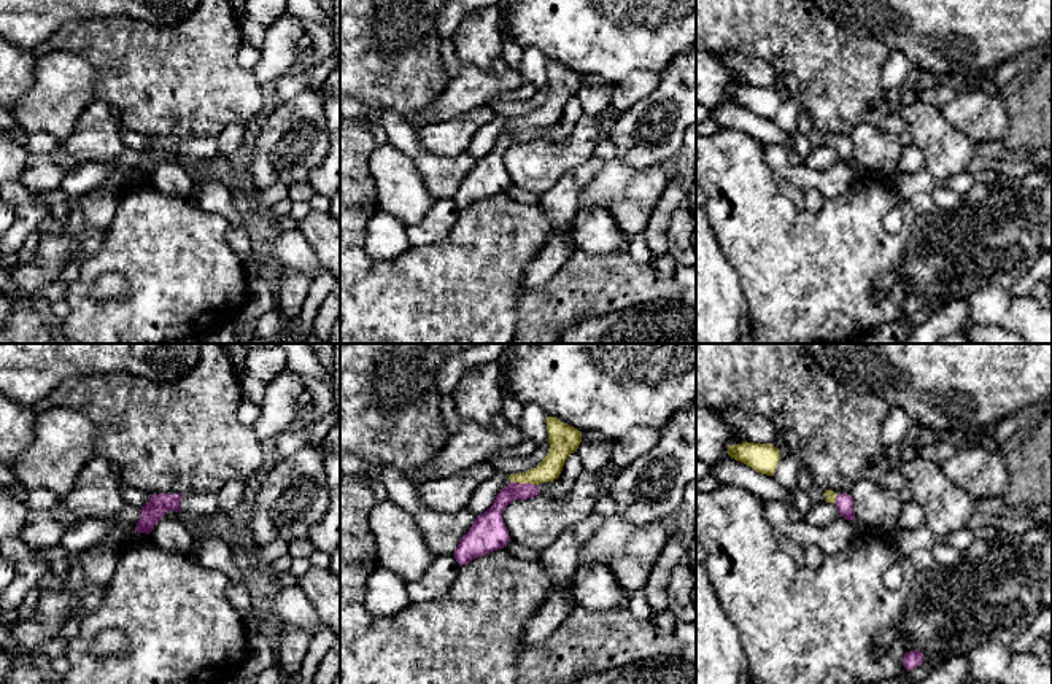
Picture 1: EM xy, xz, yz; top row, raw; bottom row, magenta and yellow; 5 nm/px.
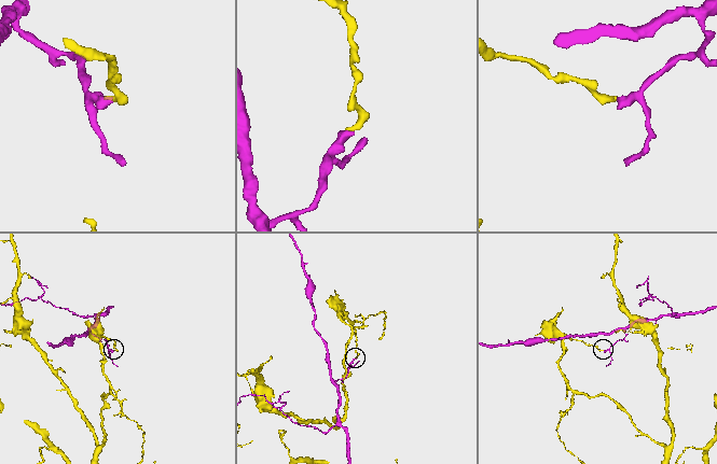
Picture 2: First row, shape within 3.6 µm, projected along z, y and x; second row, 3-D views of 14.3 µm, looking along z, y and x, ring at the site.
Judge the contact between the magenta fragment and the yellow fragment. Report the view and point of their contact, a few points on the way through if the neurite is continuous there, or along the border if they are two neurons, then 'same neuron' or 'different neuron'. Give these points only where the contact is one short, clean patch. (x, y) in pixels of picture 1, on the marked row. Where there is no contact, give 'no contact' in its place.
xz (525, 484) | across xz (491, 520), (498, 506), (525, 484), (550, 468) | same neuron

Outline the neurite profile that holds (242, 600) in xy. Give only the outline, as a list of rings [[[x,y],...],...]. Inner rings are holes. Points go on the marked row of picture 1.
[[[230,579],[227,593],[245,625],[251,624],[256,616],[256,598],[249,593],[248,587],[235,579]]]

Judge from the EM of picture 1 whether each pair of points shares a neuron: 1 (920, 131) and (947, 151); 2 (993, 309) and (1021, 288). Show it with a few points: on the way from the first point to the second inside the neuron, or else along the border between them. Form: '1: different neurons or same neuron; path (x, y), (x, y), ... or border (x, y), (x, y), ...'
1: same neuron; path (927, 134), (941, 148)
2: different neurons; border (1008, 290), (1014, 295), (1028, 295)

